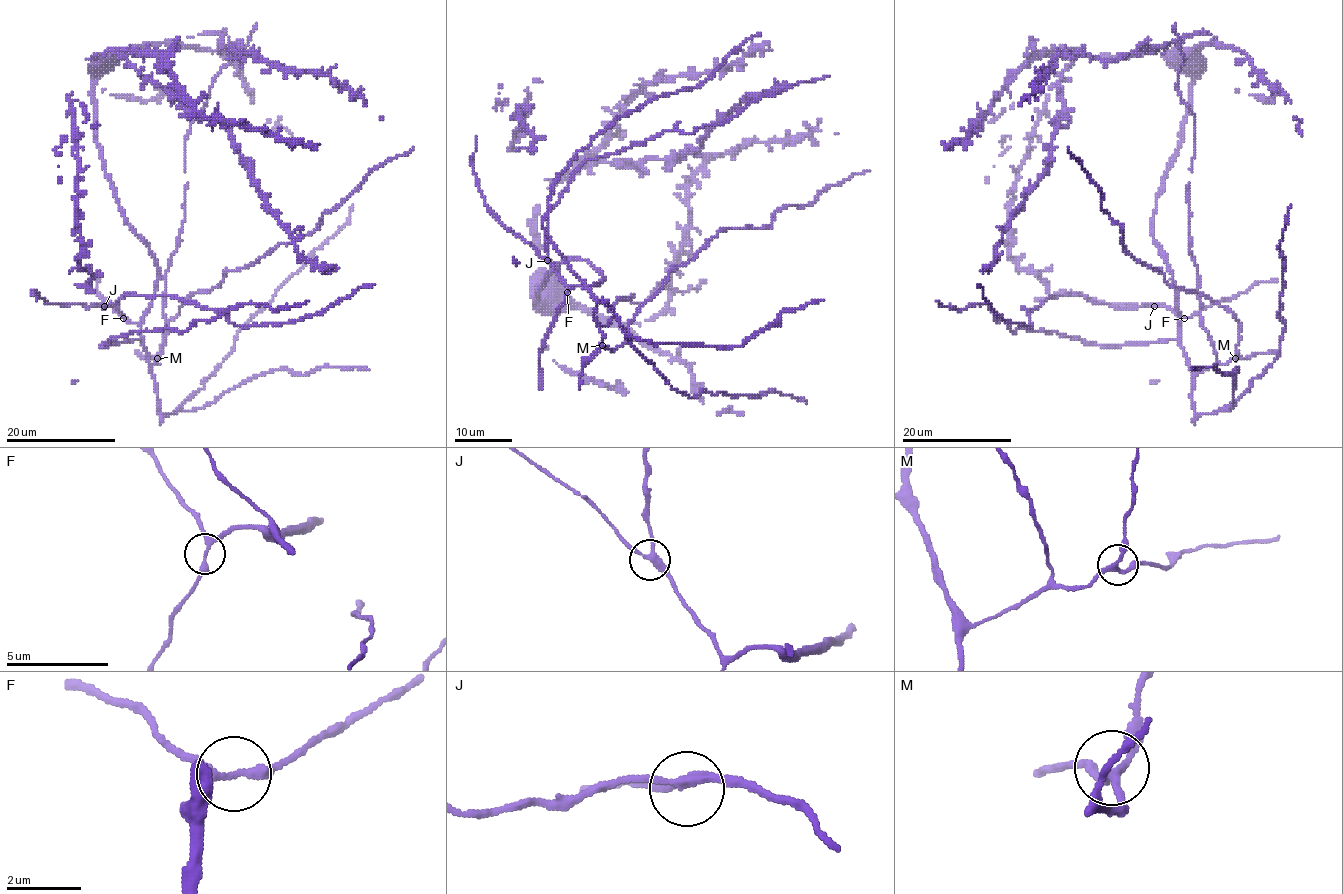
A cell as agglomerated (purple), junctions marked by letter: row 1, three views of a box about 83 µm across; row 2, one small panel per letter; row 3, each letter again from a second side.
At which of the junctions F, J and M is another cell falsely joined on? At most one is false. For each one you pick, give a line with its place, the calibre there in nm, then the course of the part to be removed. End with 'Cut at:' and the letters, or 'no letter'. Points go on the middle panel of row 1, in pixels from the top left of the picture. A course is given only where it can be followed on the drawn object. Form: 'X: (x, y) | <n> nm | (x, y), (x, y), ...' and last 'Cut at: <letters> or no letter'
Cut at: no letter

